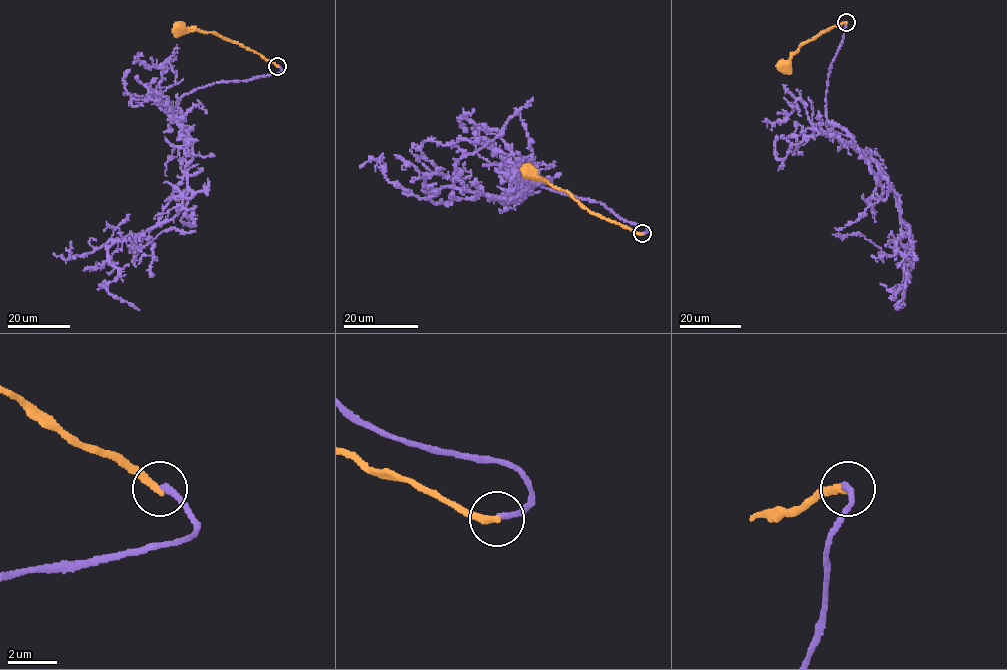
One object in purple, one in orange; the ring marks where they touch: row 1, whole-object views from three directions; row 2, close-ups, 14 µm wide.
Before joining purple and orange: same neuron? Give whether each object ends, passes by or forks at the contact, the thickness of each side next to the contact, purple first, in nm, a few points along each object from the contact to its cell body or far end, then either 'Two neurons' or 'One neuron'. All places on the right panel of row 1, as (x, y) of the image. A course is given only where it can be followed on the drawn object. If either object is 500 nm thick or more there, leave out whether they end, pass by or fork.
At the ring purple ends. At the ring orange ends. Thickness 200 nm (purple) against 320 nm. Course of purple: (845, 22), (827, 83), (826, 115), (888, 179), (907, 274), (896, 308), (905, 305). Course of orange: (846, 22), (822, 32), (801, 45), (785, 65). Two neurons

